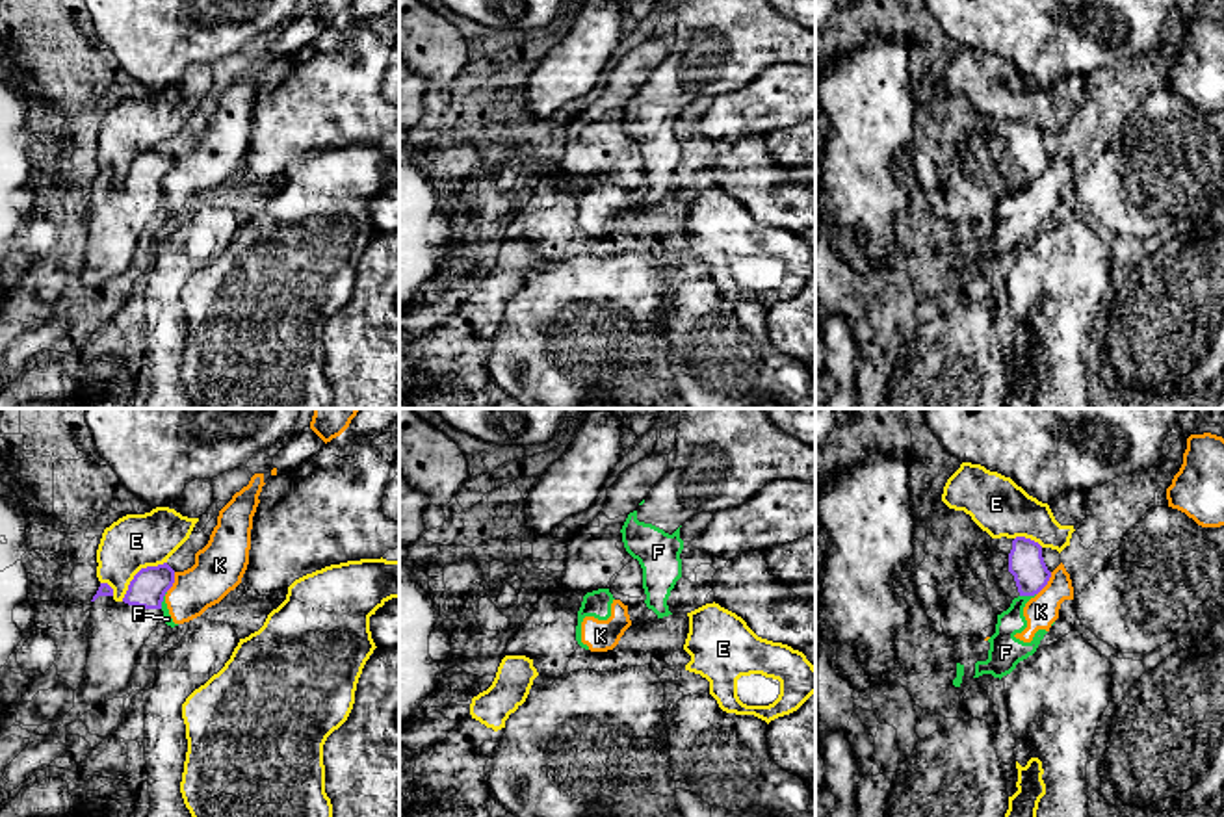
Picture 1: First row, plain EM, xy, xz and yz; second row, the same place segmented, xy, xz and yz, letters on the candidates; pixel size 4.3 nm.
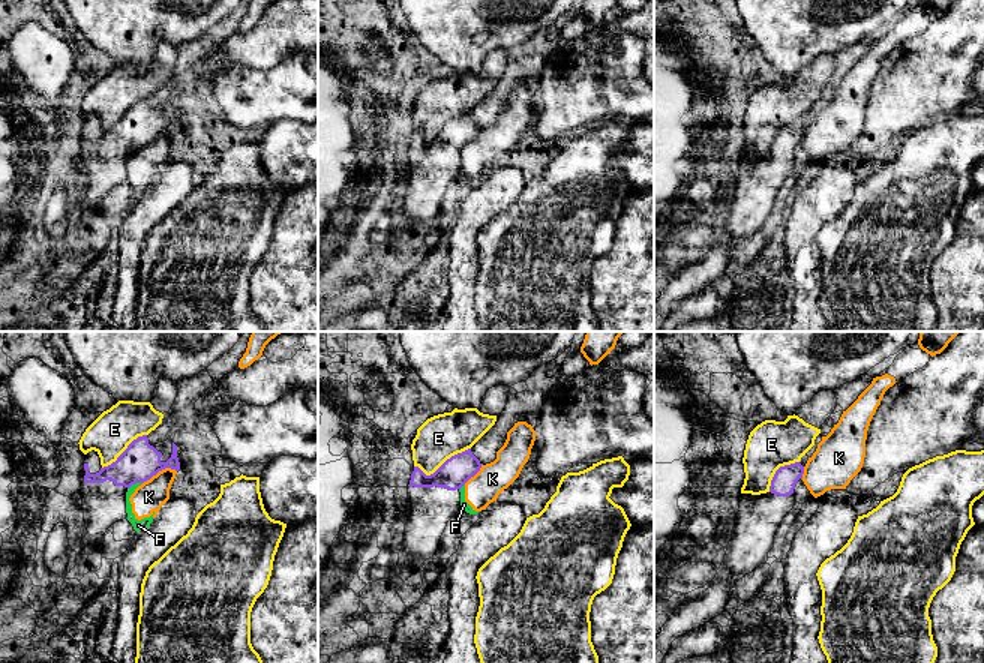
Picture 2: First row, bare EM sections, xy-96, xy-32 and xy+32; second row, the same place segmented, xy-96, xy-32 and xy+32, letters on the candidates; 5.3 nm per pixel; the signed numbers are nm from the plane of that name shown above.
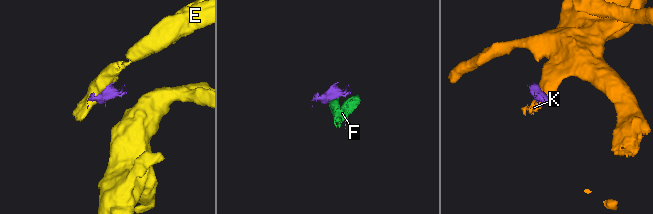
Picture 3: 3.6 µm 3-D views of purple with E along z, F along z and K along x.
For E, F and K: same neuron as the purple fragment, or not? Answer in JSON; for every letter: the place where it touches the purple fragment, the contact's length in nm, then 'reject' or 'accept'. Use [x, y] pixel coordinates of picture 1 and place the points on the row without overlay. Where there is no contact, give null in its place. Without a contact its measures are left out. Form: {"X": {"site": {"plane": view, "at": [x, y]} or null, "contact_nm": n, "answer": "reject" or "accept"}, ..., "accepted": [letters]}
{"E": {"site": {"plane": "xy", "at": [138, 156]}, "contact_nm": 260, "answer": "reject"}, "F": {"site": {"plane": "yz", "at": [1028, 179]}, "contact_nm": 70, "answer": "reject"}, "K": {"site": {"plane": "yz", "at": [1046, 168]}, "contact_nm": 120, "answer": "reject"}, "accepted": []}

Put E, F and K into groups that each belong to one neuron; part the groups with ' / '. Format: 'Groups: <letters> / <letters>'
Groups: E / F K

